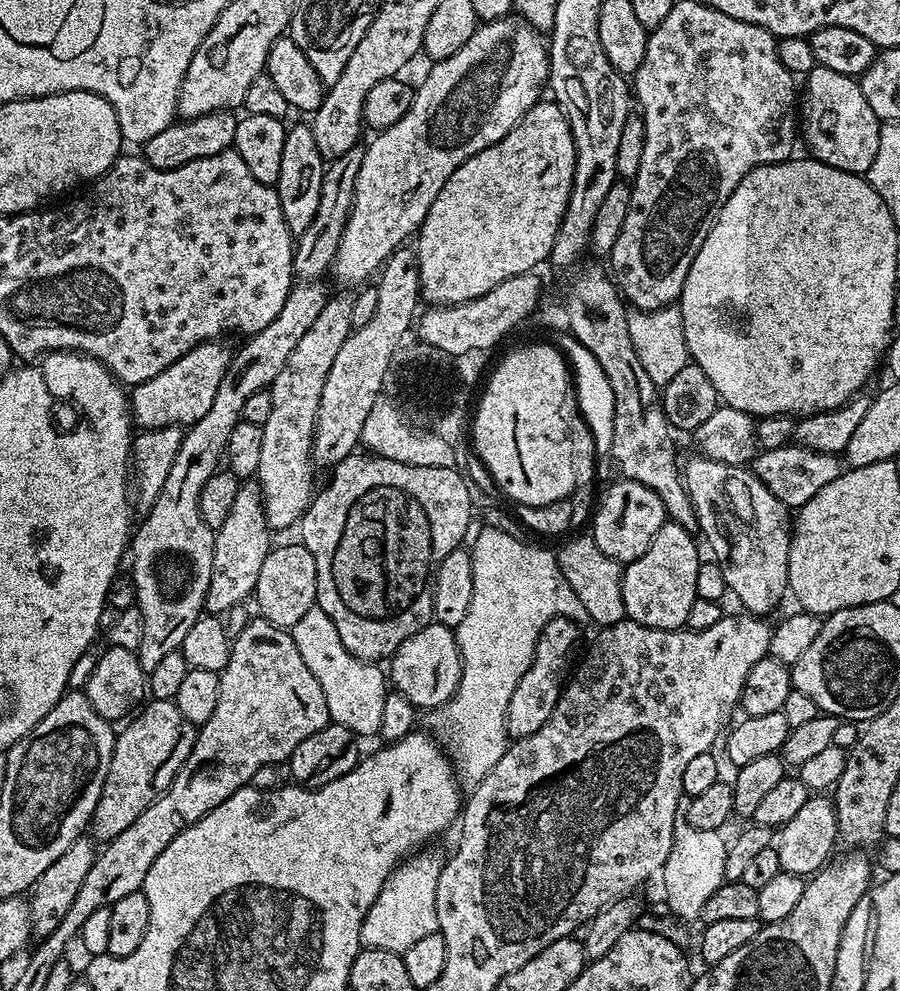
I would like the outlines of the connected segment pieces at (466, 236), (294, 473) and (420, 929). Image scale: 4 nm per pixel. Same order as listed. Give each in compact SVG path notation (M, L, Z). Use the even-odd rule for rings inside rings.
M548 98L541 99L539 104L533 106L510 130L510 134L506 134L506 138L494 142L494 146L486 146L486 150L482 150L466 162L462 162L462 166L458 166L458 170L454 170L454 174L450 174L446 186L442 186L442 190L438 190L438 198L434 198L414 244L416 261L420 267L421 297L425 301L428 300L427 303L432 306L470 302L474 298L482 298L482 294L490 294L490 290L494 290L494 286L506 282L506 278L514 278L518 274L526 274L539 269L539 264L551 257L554 238L558 234L558 226L562 226L562 218L566 214L566 206L574 182L575 165L576 147L570 130L570 122L564 111Z
M340 290L340 293L329 295L326 306L322 306L322 314L318 314L314 326L306 330L306 335L300 339L298 346L286 358L286 366L274 378L270 389L270 418L262 425L262 458L258 461L258 470L255 479L258 481L260 495L264 497L264 513L269 529L288 528L297 523L304 515L308 504L314 495L312 488L312 443L316 433L316 419L318 418L318 402L322 402L322 386L326 386L326 374L330 374L330 366L334 366L334 357L338 350L342 350L342 342L353 332L350 322L350 310L354 310L352 301L353 293L348 290Z
M420 850L409 855L388 875L378 898L374 898L362 922L360 943L363 947L403 954L407 948L414 946L414 942L438 930L436 895L444 860L438 853L428 851Z

